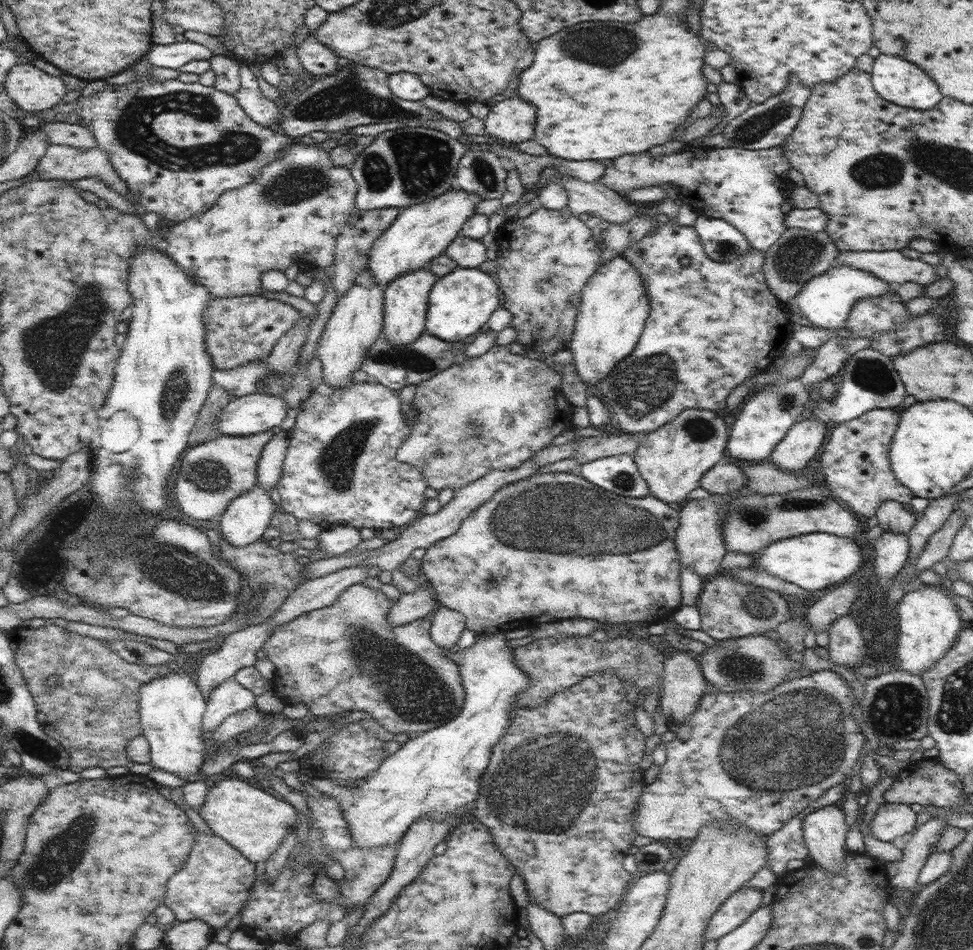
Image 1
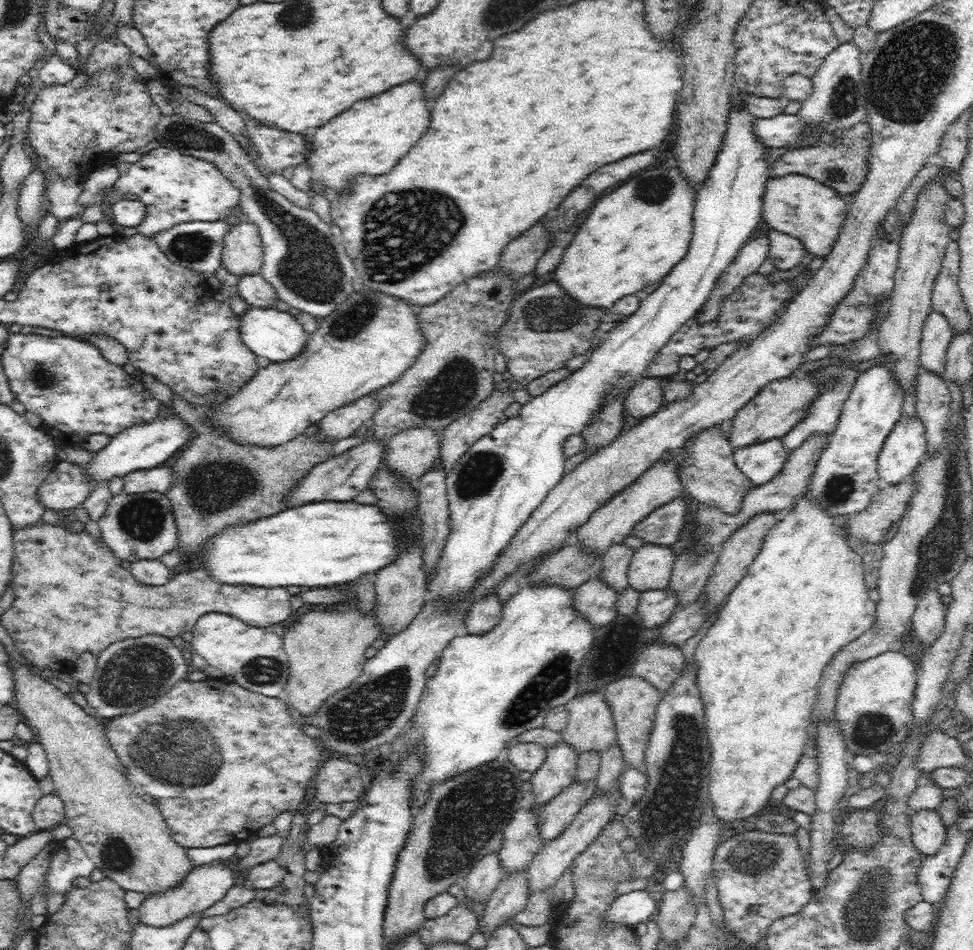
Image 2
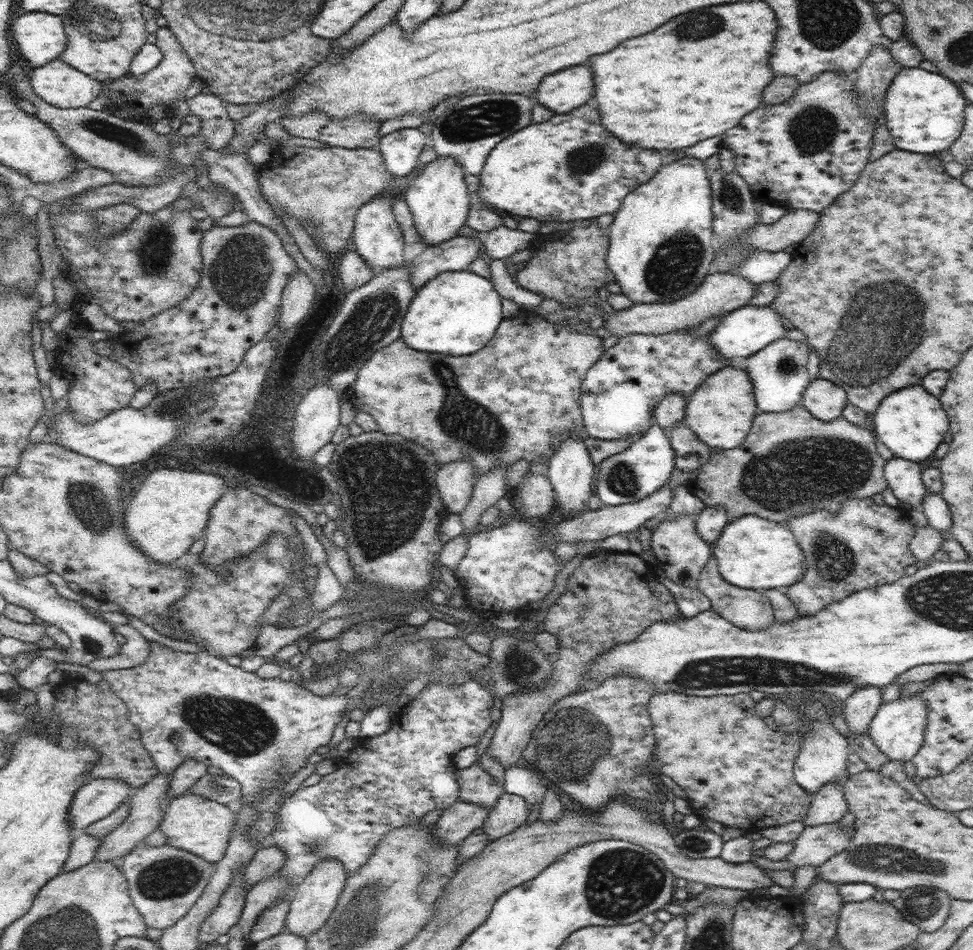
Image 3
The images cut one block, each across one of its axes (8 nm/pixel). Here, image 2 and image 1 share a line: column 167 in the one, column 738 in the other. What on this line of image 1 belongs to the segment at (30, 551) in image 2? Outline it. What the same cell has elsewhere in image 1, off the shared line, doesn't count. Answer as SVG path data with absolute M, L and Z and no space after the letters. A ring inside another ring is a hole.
M724 572L707 578L697 605L702 618L702 630L716 641L774 631L780 624L790 619L789 612L776 612L778 596L780 593L769 589L732 581ZM776 614L778 614L778 620L776 620Z

